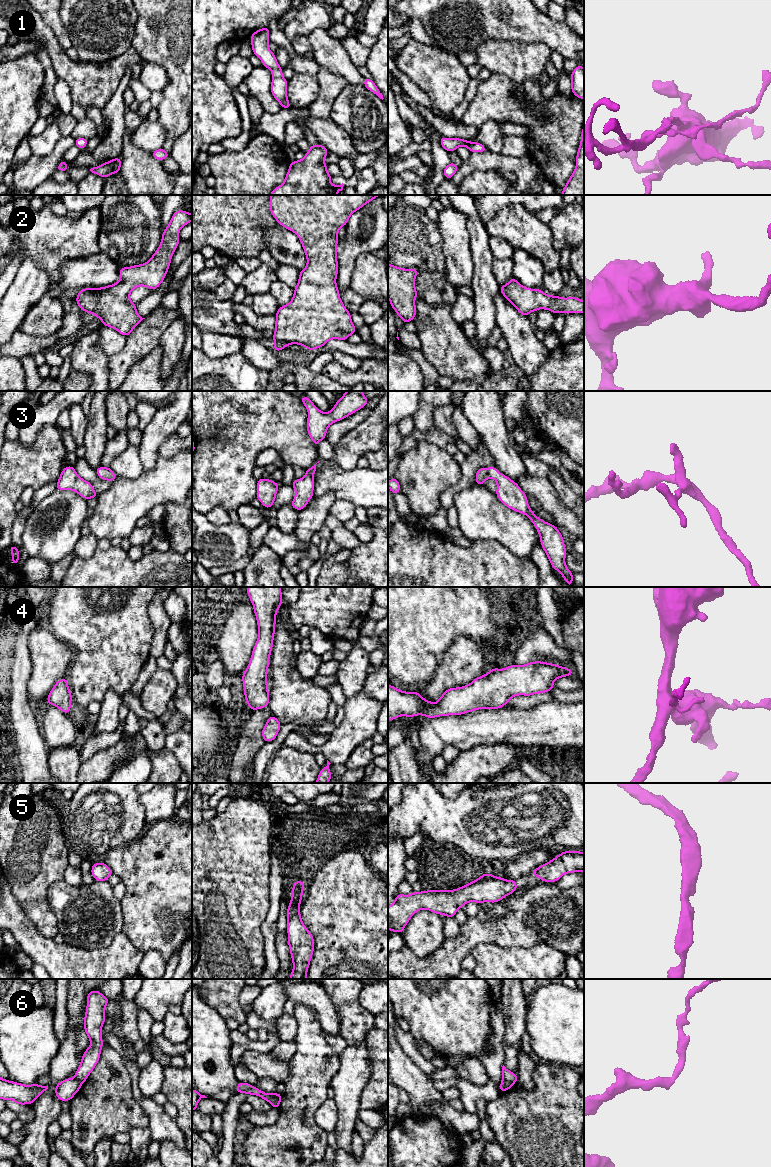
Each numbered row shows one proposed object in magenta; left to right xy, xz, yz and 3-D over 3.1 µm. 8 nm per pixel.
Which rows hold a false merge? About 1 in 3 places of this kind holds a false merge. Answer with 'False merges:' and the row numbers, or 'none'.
False merges: 6

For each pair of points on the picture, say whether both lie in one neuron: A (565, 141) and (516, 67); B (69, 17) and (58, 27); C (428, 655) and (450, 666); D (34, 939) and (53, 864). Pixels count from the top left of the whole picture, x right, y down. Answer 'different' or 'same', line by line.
A: different
B: different
C: different
D: different

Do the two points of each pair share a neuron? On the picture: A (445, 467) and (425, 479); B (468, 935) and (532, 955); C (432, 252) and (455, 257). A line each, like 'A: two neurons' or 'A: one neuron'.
A: one neuron
B: two neurons
C: two neurons

